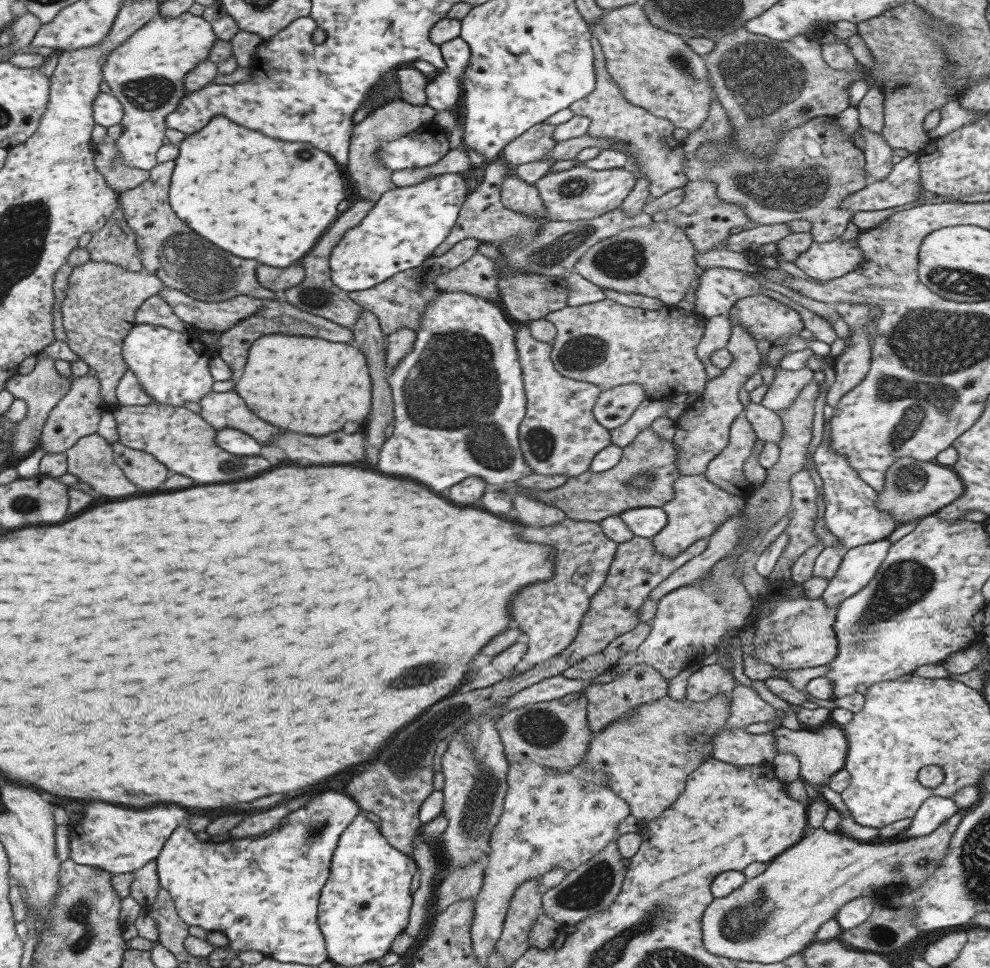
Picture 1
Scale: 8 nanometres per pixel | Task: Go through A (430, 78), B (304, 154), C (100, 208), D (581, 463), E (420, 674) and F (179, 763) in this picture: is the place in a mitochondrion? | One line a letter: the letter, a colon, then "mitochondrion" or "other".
A: other
B: mitochondrion
C: other
D: other
E: mitochondrion
F: other

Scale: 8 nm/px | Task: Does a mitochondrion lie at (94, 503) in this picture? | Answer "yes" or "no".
no

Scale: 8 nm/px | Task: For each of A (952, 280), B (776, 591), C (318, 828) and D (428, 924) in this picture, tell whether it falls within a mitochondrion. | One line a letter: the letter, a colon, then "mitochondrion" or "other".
A: mitochondrion
B: other
C: mitochondrion
D: other

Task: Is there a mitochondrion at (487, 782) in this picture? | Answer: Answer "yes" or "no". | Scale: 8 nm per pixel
yes

